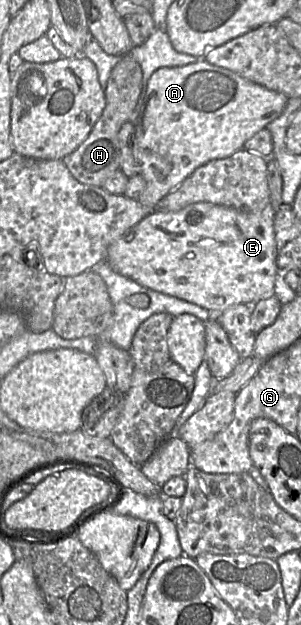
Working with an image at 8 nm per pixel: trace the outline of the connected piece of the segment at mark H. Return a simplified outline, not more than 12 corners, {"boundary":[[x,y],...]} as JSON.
{"boundary":[[129,53],[113,67],[105,108],[62,162],[78,182],[102,187],[120,170],[118,133],[142,89]]}

